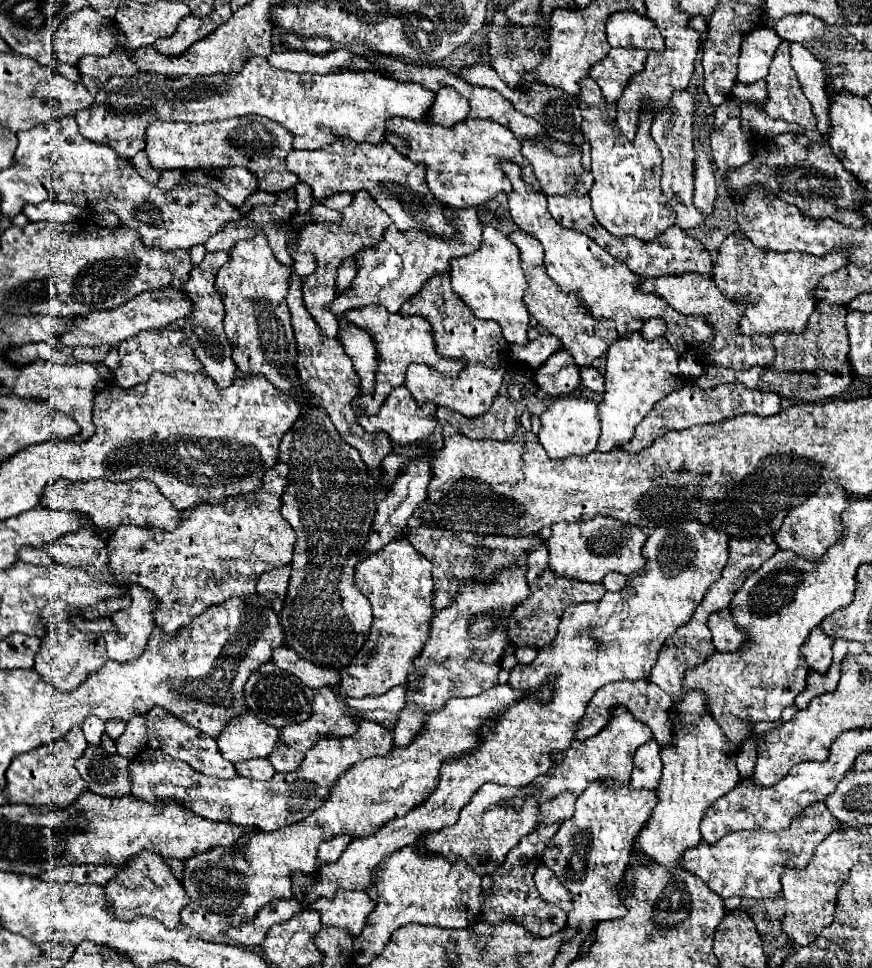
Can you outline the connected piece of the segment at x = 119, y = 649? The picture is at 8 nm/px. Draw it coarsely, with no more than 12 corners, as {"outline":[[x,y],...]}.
{"outline":[[128,586],[140,608],[116,612],[116,630],[104,636],[108,656],[140,658],[154,630],[156,598],[142,586]]}

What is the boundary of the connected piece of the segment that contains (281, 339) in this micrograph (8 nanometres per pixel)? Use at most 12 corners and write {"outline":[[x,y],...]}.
{"outline":[[266,234],[240,240],[216,274],[224,328],[244,374],[292,398],[286,294],[292,270]]}

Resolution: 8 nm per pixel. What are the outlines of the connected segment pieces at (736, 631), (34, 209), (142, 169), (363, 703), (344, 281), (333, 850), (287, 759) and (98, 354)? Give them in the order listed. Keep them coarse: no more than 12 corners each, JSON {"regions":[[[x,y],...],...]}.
{"regions":[[[730,610],[710,616],[708,628],[718,652],[744,650],[744,632]],[[57,200],[28,204],[24,214],[32,220],[70,222],[80,208]],[[144,152],[132,158],[132,164],[148,182],[154,184],[154,168]],[[394,686],[384,696],[344,698],[354,710],[386,710],[404,708],[406,686]],[[354,256],[336,270],[336,294],[352,286],[358,266]],[[348,834],[334,836],[318,850],[320,864],[336,862],[346,850]],[[286,746],[268,760],[276,772],[292,772],[300,766],[300,752]],[[76,346],[80,362],[102,362],[112,346]]]}

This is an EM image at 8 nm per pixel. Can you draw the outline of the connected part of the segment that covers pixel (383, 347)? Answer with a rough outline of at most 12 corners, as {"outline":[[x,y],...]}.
{"outline":[[382,306],[344,314],[376,336],[376,390],[354,412],[376,414],[412,362],[458,376],[460,360],[436,354],[432,326]]}

